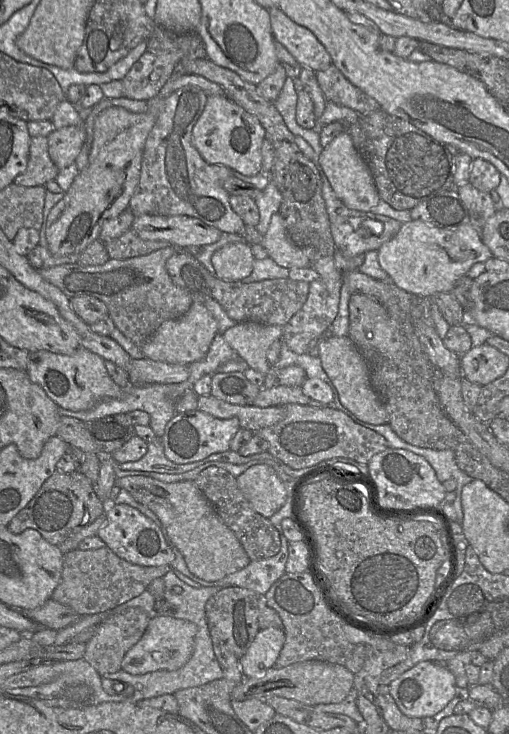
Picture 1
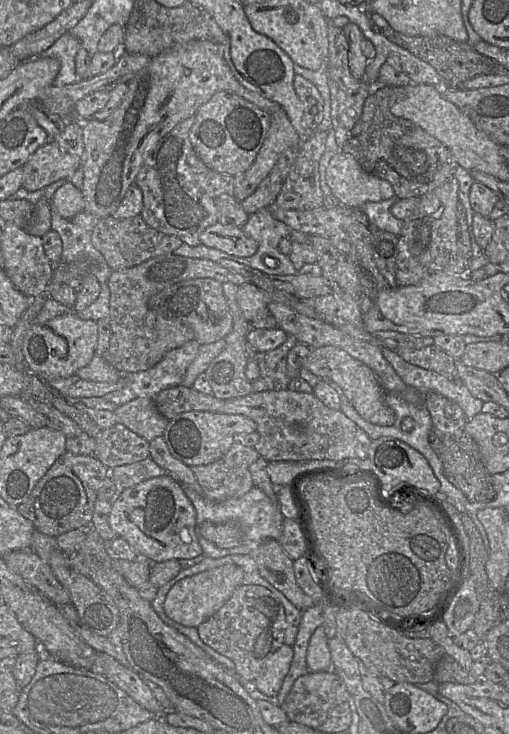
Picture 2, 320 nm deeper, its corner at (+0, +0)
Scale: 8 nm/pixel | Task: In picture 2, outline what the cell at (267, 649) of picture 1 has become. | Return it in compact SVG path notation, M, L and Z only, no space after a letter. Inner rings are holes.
M283 644L265 662L253 685L263 694L275 697L293 659L292 646Z

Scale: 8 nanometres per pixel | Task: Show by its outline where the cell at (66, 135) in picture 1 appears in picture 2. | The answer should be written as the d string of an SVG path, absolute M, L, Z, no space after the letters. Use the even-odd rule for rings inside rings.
M50 139L40 146L22 166L22 187L29 191L43 189L67 178L80 169L81 158L70 154Z

